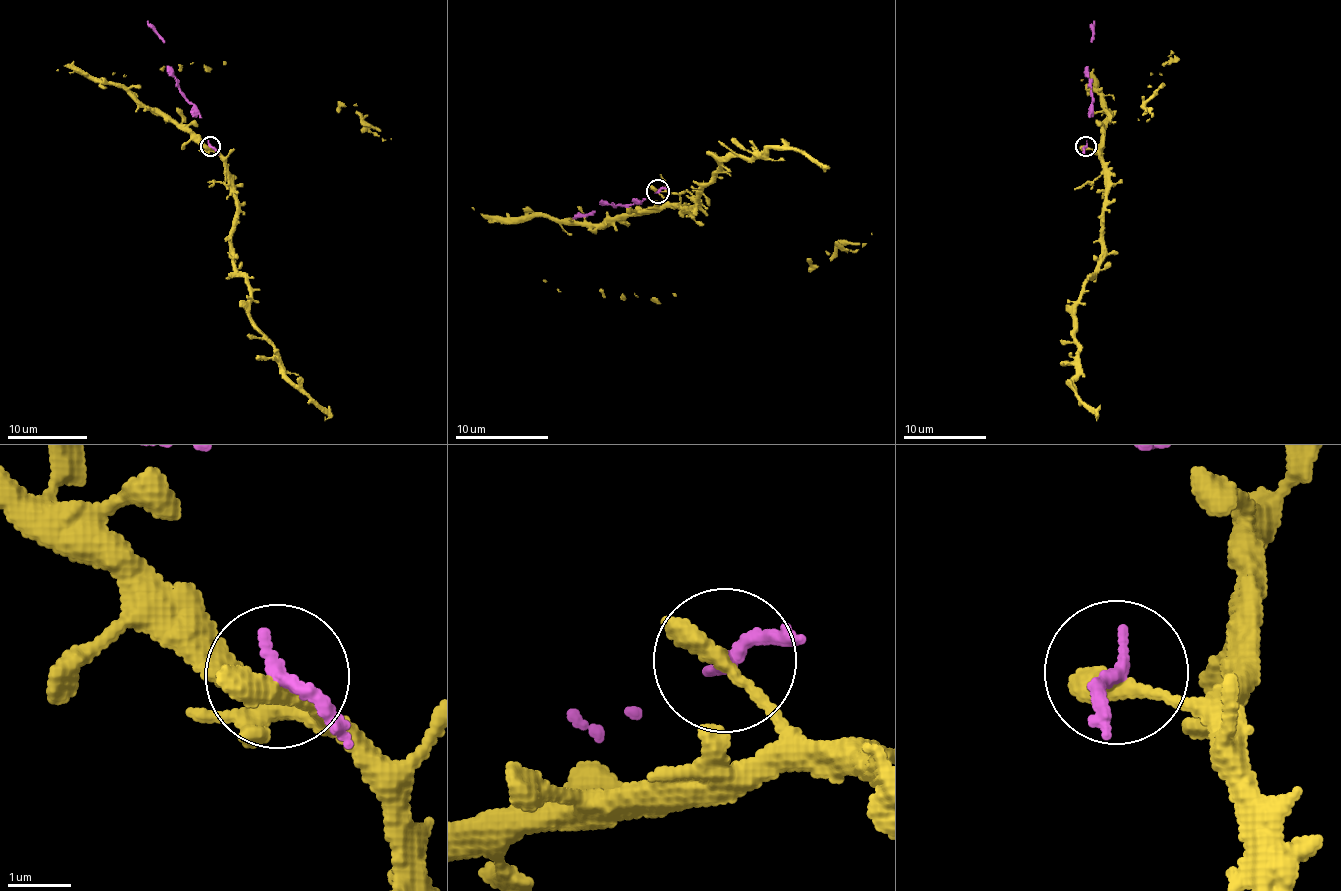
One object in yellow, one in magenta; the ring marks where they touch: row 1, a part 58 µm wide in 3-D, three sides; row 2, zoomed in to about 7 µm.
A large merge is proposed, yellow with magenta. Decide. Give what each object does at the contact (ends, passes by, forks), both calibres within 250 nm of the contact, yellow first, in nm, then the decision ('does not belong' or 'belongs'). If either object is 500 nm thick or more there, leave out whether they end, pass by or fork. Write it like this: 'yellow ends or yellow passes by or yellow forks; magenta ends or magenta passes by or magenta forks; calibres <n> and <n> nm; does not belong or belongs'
yellow ends; magenta ends; calibres 400 and 260 nm; does not belong

